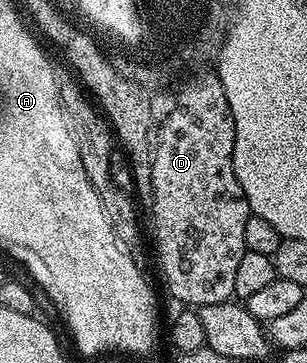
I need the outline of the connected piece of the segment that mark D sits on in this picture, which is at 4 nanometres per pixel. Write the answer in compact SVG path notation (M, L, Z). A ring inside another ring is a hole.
M205 77L203 82L196 83L191 87L191 90L185 91L182 107L178 112L174 113L173 118L165 126L165 132L162 132L161 148L153 152L153 165L151 166L151 203L153 203L153 236L157 239L157 260L161 263L161 272L165 275L165 284L169 287L169 292L177 300L182 300L180 303L185 306L204 306L207 304L224 304L234 299L233 291L235 290L235 273L239 266L239 258L243 258L245 253L245 243L243 242L243 230L247 226L247 218L250 216L249 203L243 194L243 186L239 186L239 182L235 178L235 166L233 165L233 149L230 147L232 143L232 124L229 124L228 116L225 116L225 97L222 95L221 88L218 88L216 81Z

